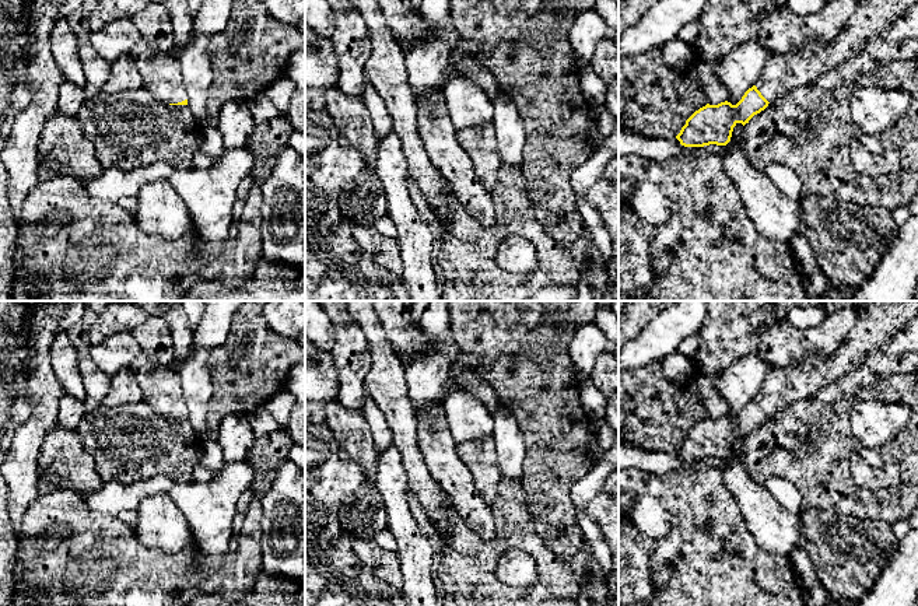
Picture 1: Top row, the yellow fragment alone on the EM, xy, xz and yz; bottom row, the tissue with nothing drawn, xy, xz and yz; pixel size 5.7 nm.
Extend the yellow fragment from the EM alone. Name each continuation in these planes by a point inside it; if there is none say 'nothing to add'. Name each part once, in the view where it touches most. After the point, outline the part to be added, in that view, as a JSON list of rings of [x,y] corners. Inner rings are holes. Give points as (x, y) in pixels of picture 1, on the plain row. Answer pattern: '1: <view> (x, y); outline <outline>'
1: xy (161, 388); outline [[[140,355],[132,367],[143,392],[143,400],[165,417],[185,413],[186,403],[181,385],[181,375],[162,367],[148,355]]]

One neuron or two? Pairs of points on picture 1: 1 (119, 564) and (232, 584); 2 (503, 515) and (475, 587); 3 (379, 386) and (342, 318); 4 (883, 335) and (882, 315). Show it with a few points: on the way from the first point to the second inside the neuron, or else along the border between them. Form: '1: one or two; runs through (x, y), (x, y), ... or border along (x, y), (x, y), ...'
1: one; runs through (147, 575), (205, 575)
2: one; runs through (503, 533), (503, 542), (476, 568)
3: two; border along (364, 335), (371, 357), (365, 379), (370, 393)
4: one; runs through (882, 330), (882, 319)

